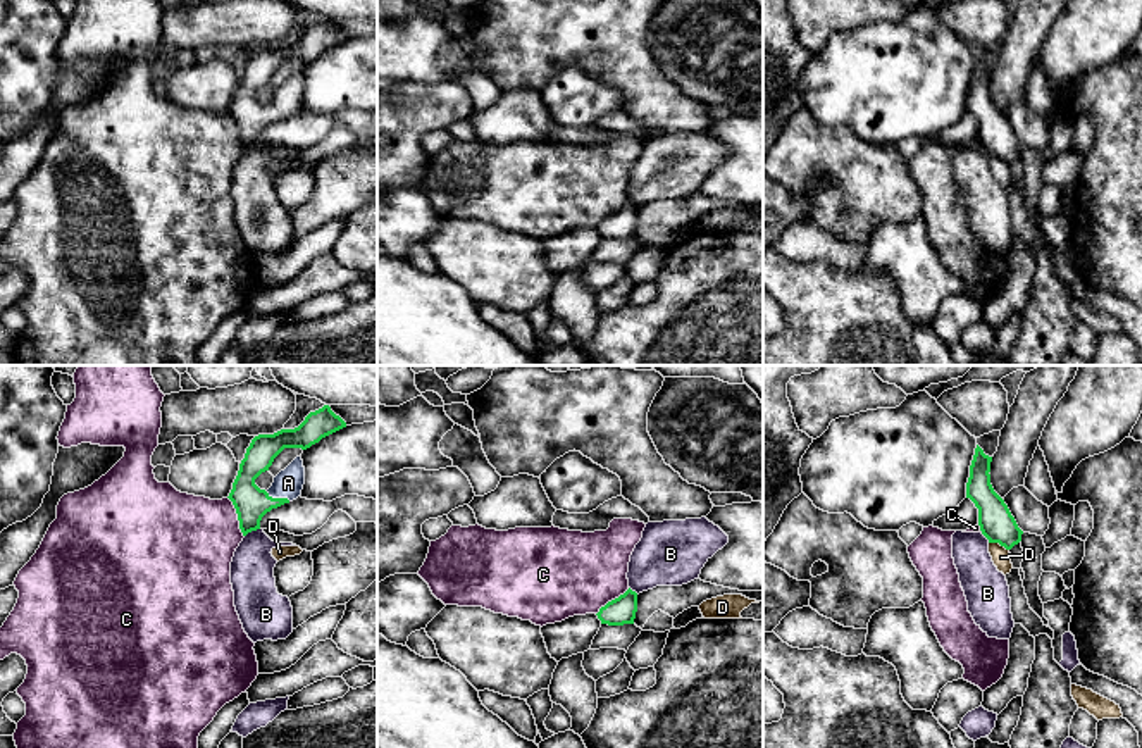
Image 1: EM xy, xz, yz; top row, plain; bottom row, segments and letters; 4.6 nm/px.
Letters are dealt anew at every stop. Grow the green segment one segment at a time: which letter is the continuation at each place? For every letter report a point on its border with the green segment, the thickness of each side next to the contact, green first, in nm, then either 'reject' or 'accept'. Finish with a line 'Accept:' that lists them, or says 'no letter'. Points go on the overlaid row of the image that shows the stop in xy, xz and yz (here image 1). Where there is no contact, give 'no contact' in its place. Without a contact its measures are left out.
A: xy (278, 498) | 160/140 nm | accept
B: xy (252, 529) | 160/200 nm | reject
C: xy (238, 517) | 160/420 nm | reject
D: yz (999, 543) | 160/90 nm | reject
Accept: A

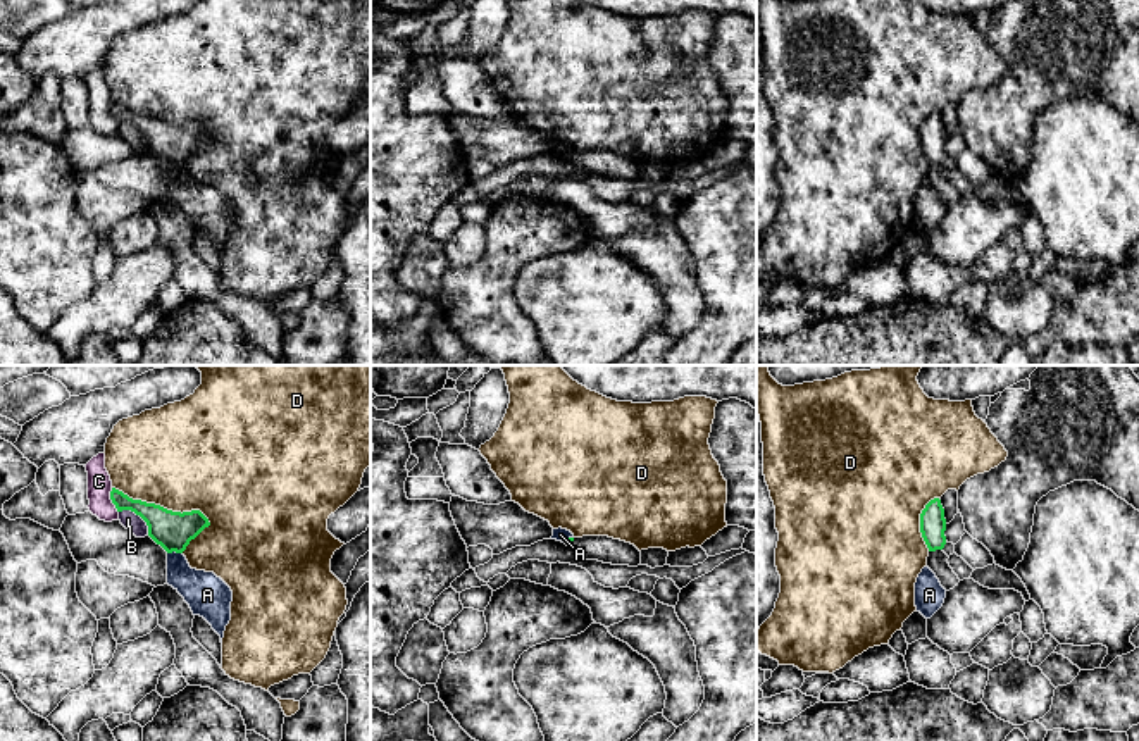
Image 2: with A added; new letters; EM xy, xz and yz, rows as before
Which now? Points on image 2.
A: xy (174, 550) | 180/200 nm | reject
B: xy (138, 514) | 180/80 nm | reject
C: xy (111, 498) | 120/110 nm | reject
D: xy (162, 507) | 180/500 nm | reject
Accept: no letter

